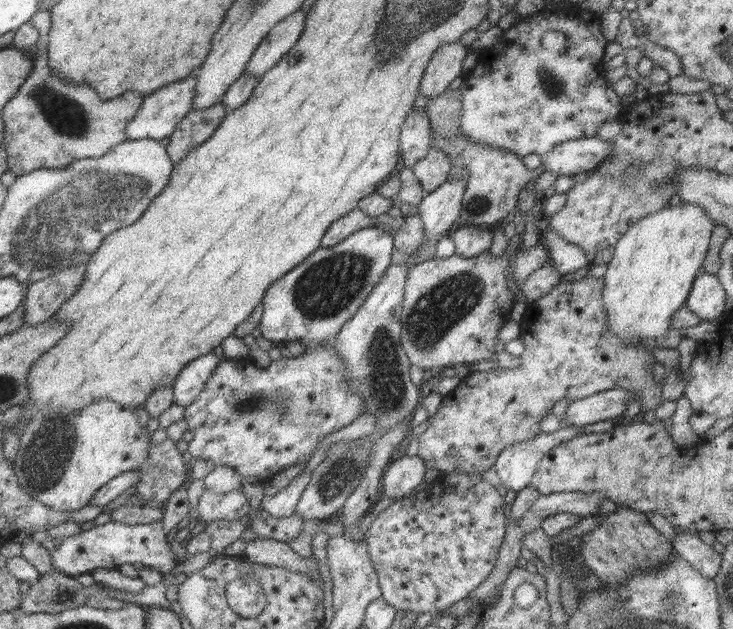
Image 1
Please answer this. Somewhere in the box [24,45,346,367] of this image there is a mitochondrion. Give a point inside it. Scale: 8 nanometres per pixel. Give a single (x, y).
(64, 113)

